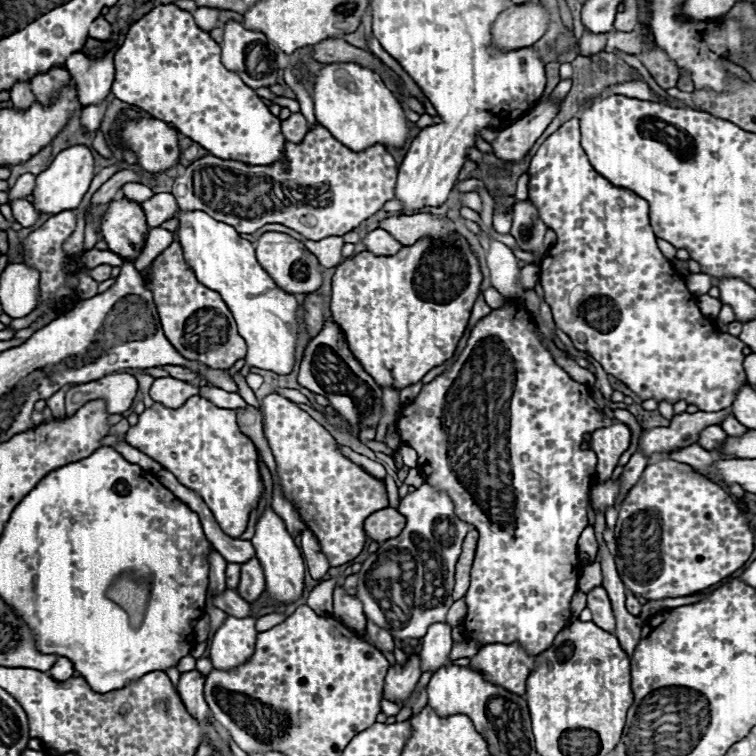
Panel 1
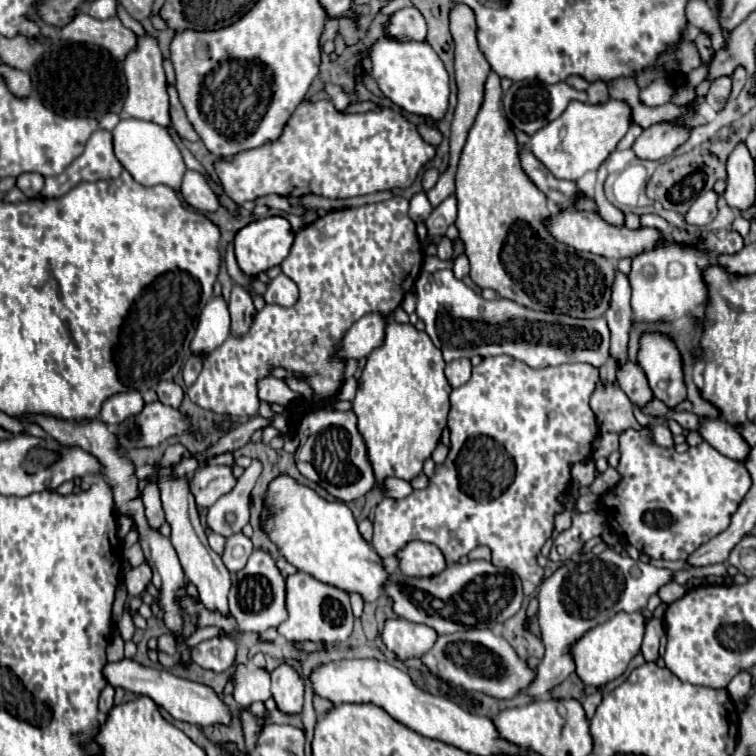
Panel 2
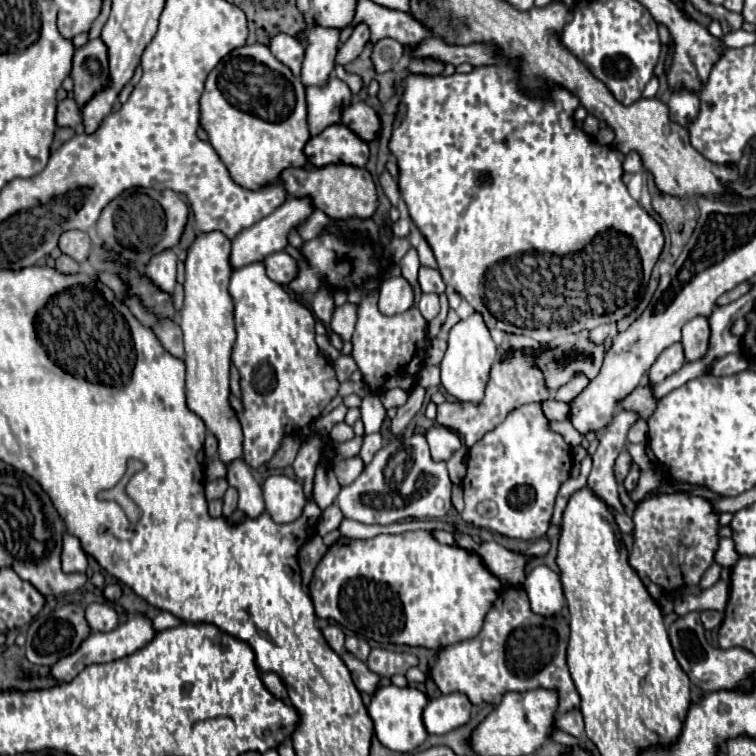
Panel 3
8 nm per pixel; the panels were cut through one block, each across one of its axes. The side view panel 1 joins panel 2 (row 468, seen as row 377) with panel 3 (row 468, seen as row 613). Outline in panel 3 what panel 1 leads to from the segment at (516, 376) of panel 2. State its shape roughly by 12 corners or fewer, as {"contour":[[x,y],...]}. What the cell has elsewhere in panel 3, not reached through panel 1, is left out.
{"contour":[[542,404],[470,448],[462,518],[544,538],[572,448]]}

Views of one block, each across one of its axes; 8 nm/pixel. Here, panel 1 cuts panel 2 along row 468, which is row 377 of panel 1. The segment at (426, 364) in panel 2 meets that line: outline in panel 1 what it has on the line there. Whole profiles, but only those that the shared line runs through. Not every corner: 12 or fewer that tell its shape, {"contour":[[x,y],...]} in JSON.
{"contour":[[462,234],[360,252],[330,310],[376,384],[454,354],[480,294]]}

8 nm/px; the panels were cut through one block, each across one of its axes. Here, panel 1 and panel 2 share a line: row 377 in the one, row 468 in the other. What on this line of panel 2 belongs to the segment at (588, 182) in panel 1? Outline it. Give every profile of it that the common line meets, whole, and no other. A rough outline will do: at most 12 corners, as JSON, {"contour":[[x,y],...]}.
{"contour":[[620,432],[600,496],[640,554],[686,560],[730,524],[744,462]]}

